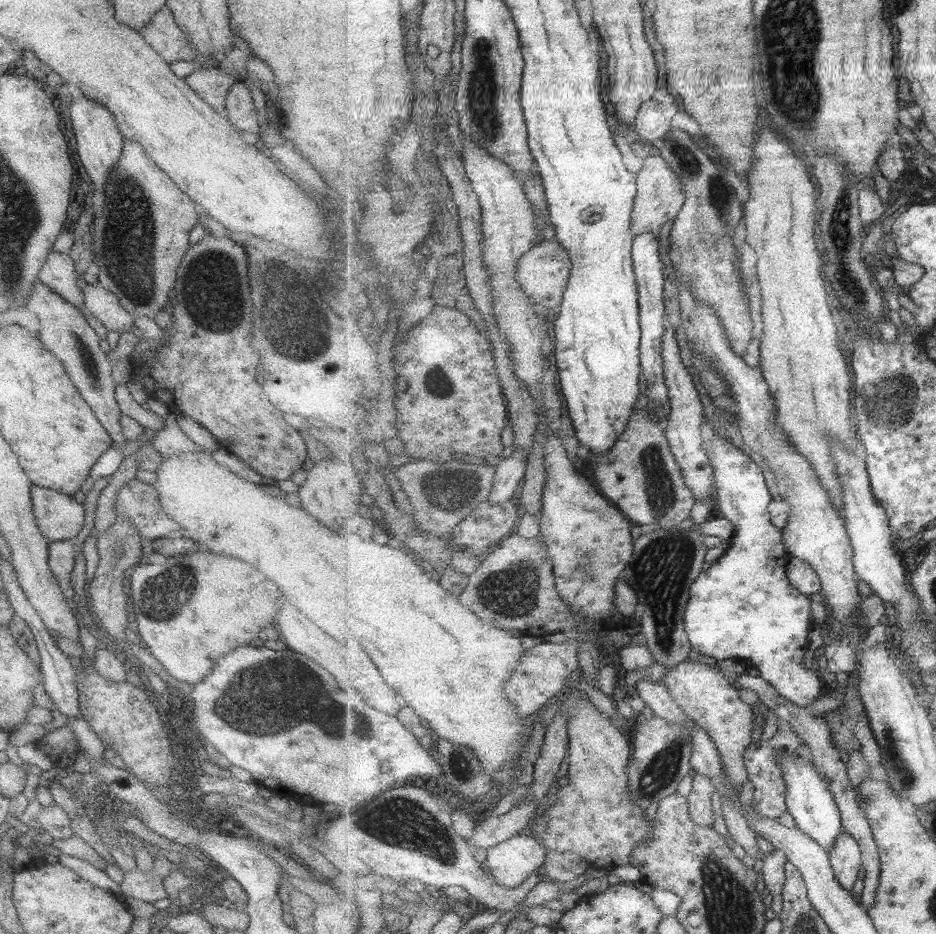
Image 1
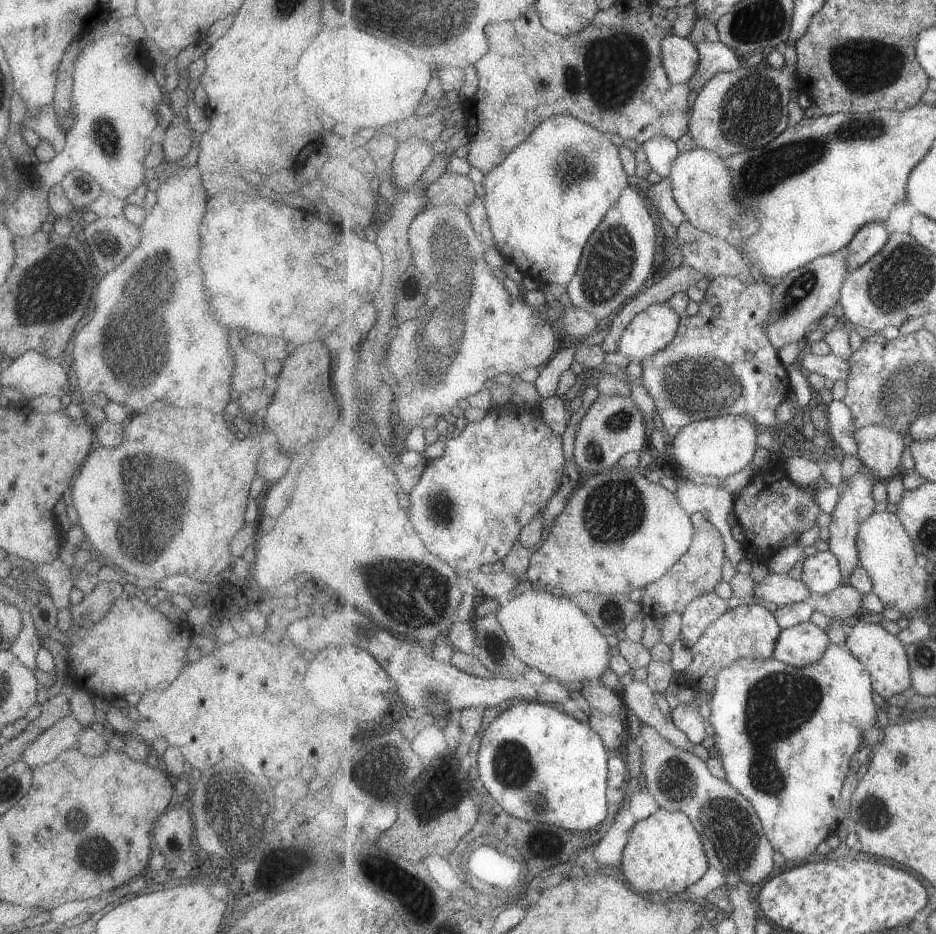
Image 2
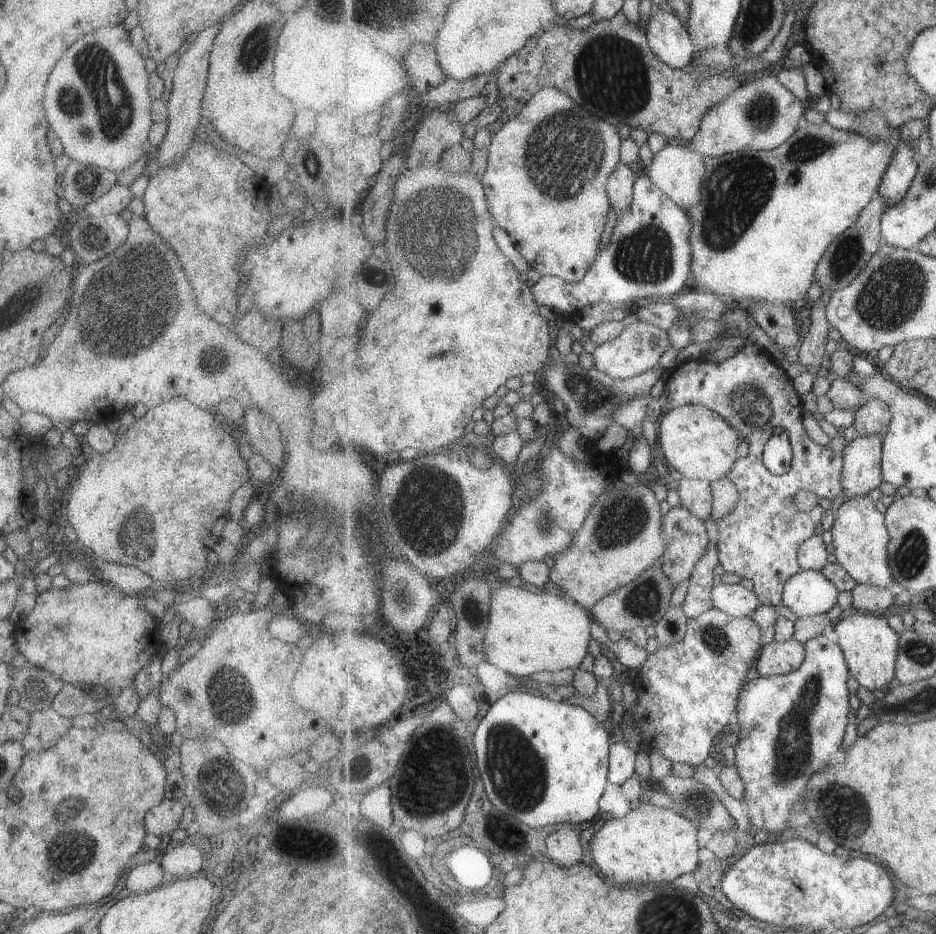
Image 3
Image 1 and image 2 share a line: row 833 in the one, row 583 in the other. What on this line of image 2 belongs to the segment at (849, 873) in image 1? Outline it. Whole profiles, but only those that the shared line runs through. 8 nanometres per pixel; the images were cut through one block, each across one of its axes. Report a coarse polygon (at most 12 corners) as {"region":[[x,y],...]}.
{"region":[[862,465],[829,524],[843,581],[859,568],[859,526],[875,514],[879,479]]}

